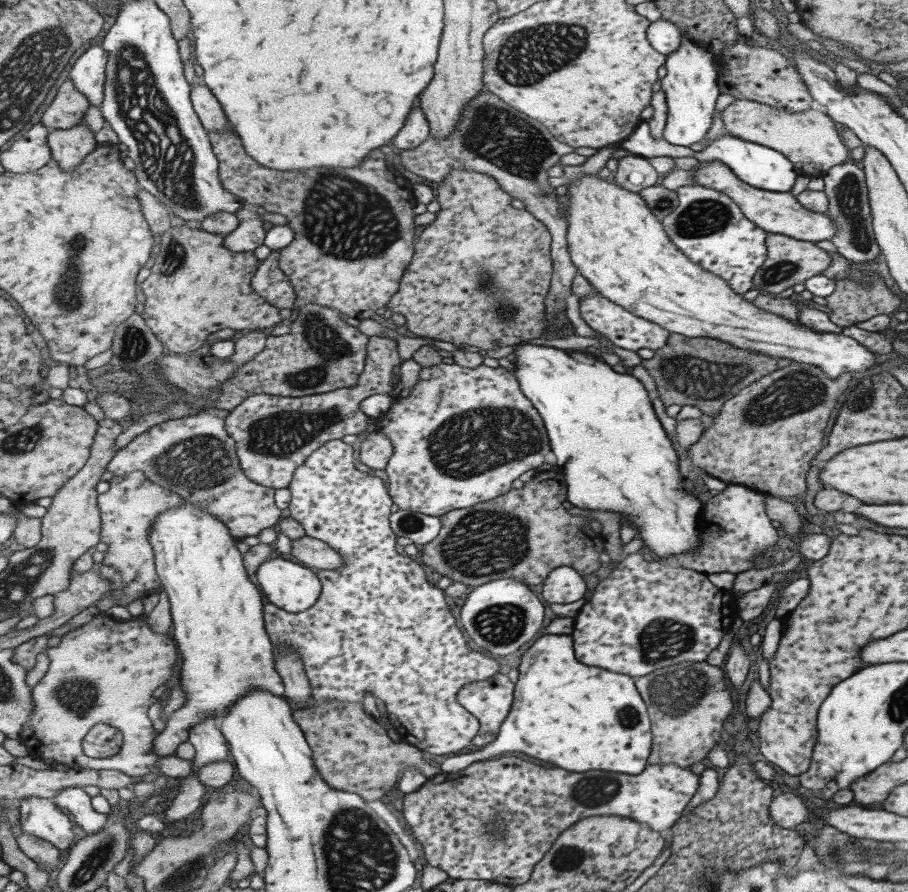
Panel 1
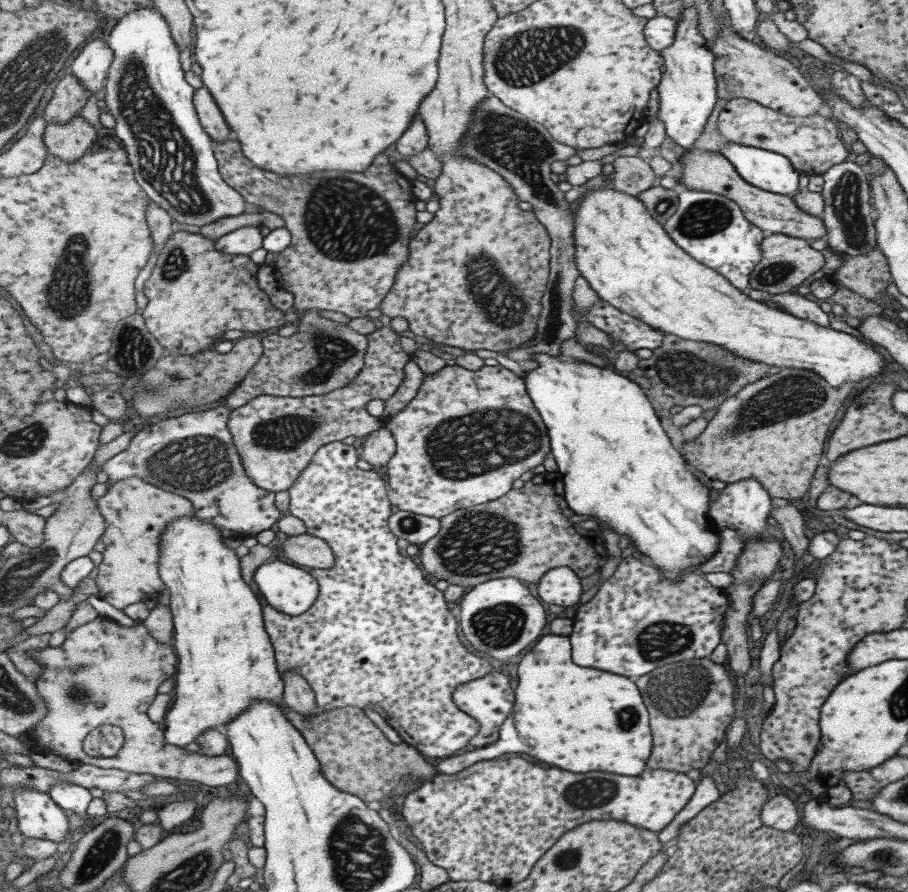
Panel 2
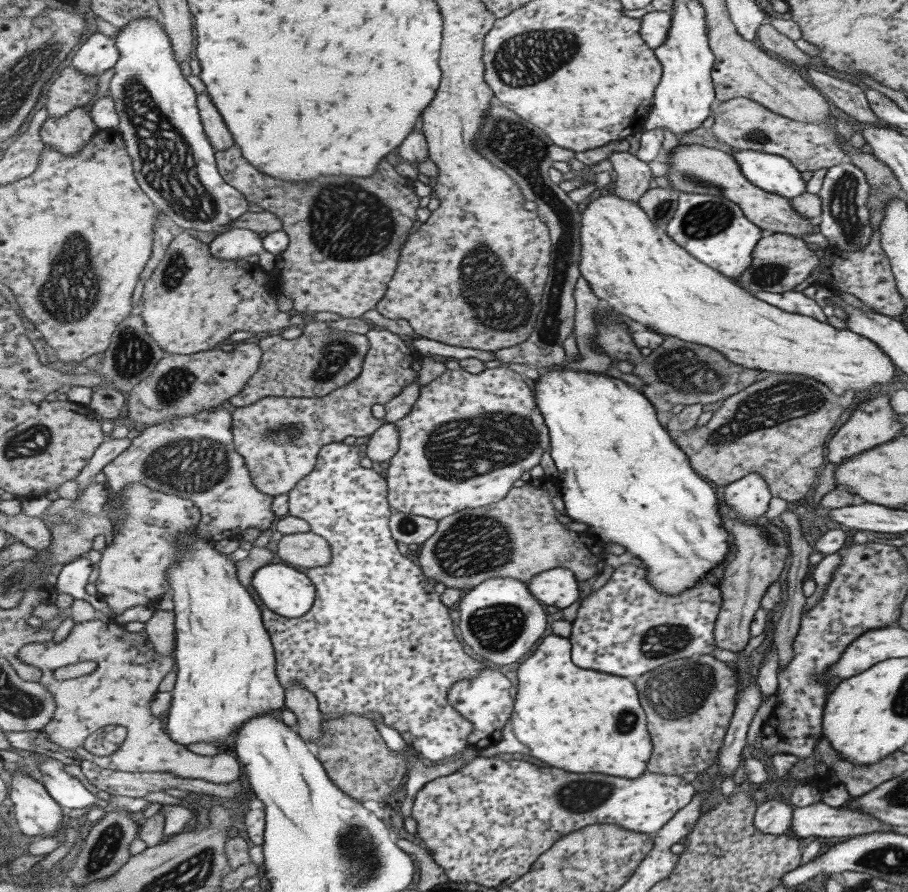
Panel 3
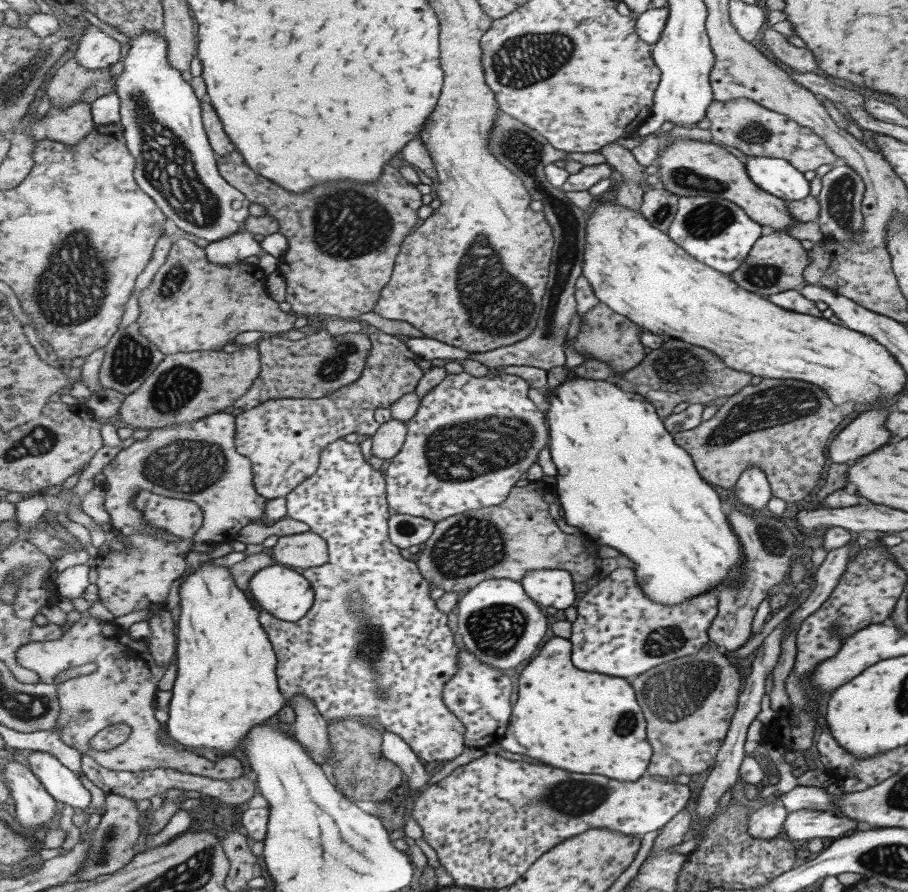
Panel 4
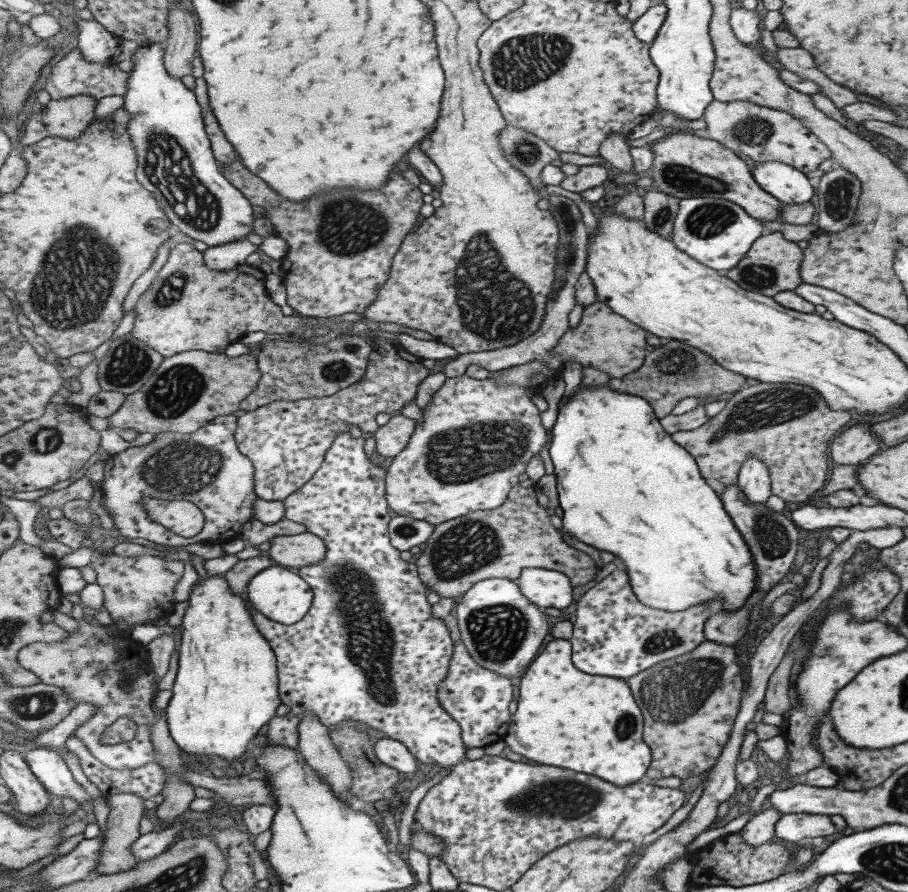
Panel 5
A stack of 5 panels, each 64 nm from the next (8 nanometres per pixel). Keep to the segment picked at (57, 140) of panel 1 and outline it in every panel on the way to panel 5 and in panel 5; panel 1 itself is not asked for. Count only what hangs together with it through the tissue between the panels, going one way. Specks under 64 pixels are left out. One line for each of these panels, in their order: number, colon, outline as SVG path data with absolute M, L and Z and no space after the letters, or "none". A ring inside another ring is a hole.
2: M77 116L69 126L47 126L45 142L51 150L51 156L59 156L67 164L77 164L97 144L97 136L97 128L85 122L83 116Z
3: M77 108L65 118L49 118L41 136L47 146L73 158L81 154L99 132L95 118L89 116L85 108Z
4: M75 104L65 112L51 108L43 120L33 124L33 132L41 142L55 140L71 148L81 144L95 128L97 122L93 116L93 104Z
5: M77 96L69 100L53 100L39 114L29 118L25 126L23 146L39 144L45 138L81 140L97 120L97 100L93 96Z

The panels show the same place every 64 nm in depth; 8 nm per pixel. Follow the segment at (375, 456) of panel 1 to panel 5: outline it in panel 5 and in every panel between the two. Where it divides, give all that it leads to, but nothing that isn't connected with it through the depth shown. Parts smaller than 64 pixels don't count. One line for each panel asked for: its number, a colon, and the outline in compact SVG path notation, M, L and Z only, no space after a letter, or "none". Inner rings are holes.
2: M381 428L365 440L361 448L361 462L363 466L371 468L387 468L393 456L397 454L397 440L389 428Z
3: M385 424L367 442L367 452L363 452L365 462L391 462L401 448L401 432L397 424Z
4: M389 420L387 424L381 426L381 430L375 436L371 436L373 440L371 456L379 460L393 460L403 450L407 434L409 434L407 422Z
5: M397 414L389 424L381 426L379 432L375 434L377 454L385 458L397 458L411 442L415 428L417 428L417 420Z

